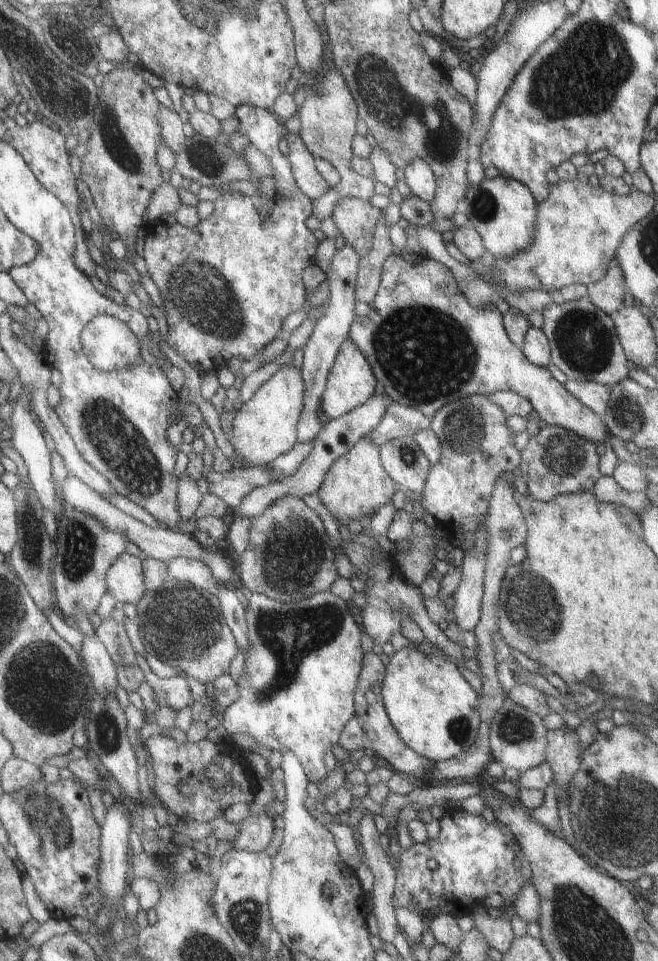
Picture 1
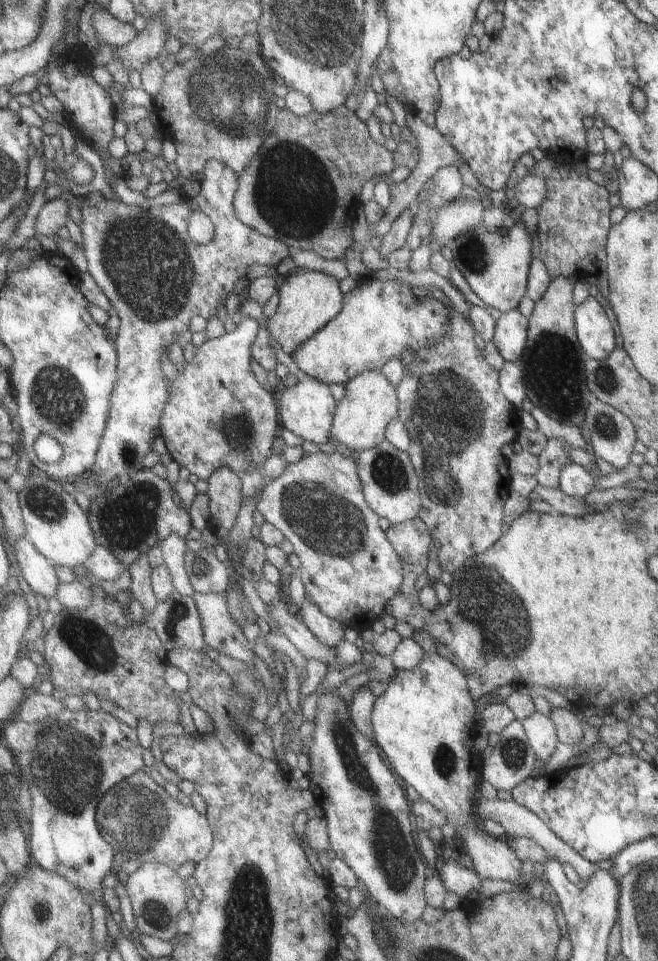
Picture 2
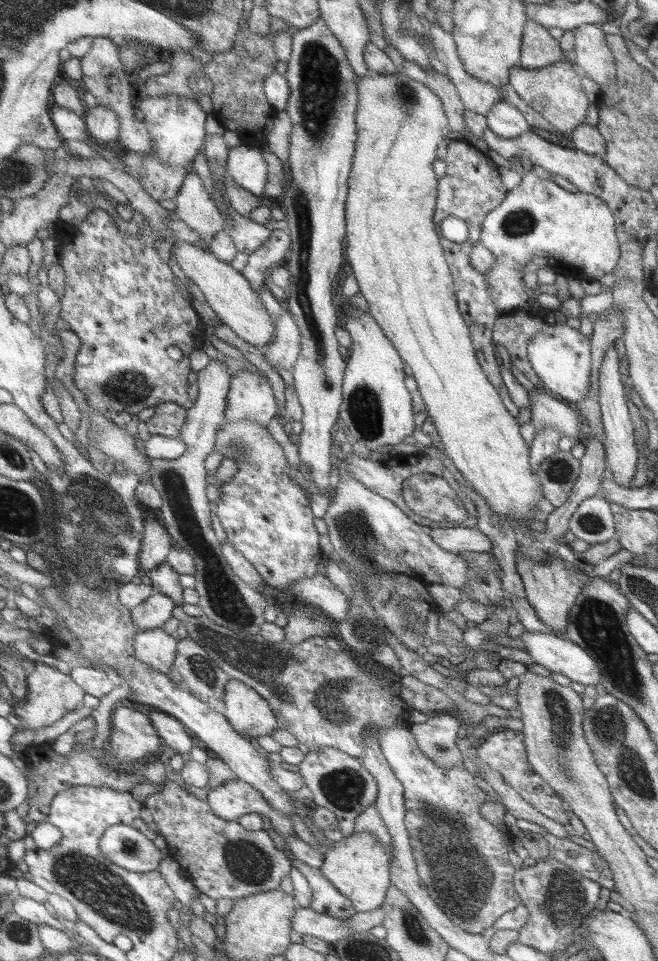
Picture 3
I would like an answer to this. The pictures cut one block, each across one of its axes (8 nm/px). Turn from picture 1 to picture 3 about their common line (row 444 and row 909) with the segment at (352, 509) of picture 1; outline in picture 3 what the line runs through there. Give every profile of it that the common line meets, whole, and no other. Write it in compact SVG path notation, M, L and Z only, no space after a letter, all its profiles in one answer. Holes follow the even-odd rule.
M372 831L356 832L345 837L345 841L335 842L333 847L323 853L323 857L324 862L320 869L325 878L351 901L357 913L373 912L382 908L392 886L392 862L384 843L377 840Z

